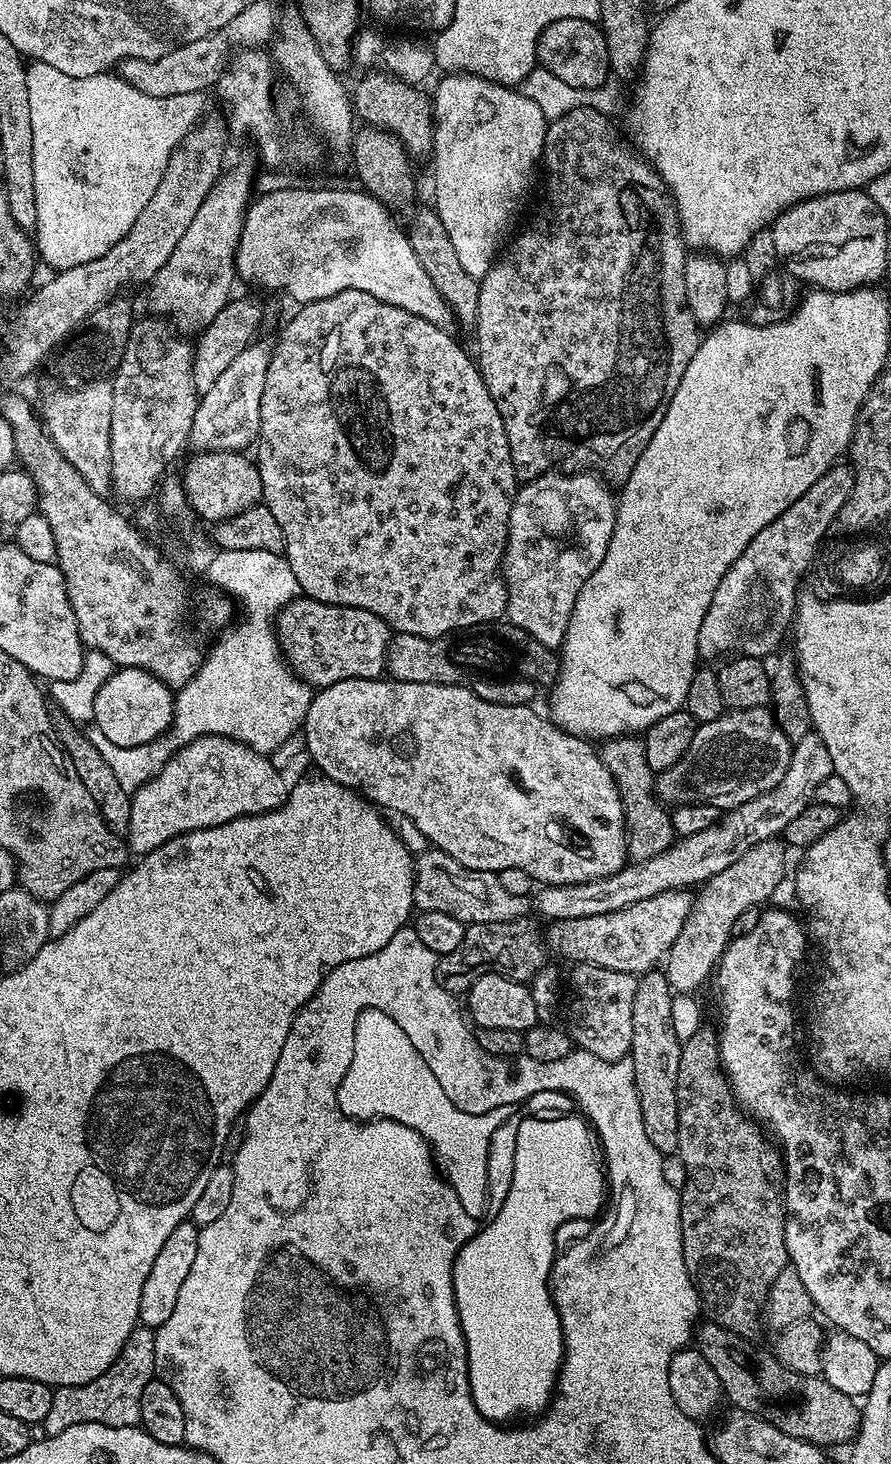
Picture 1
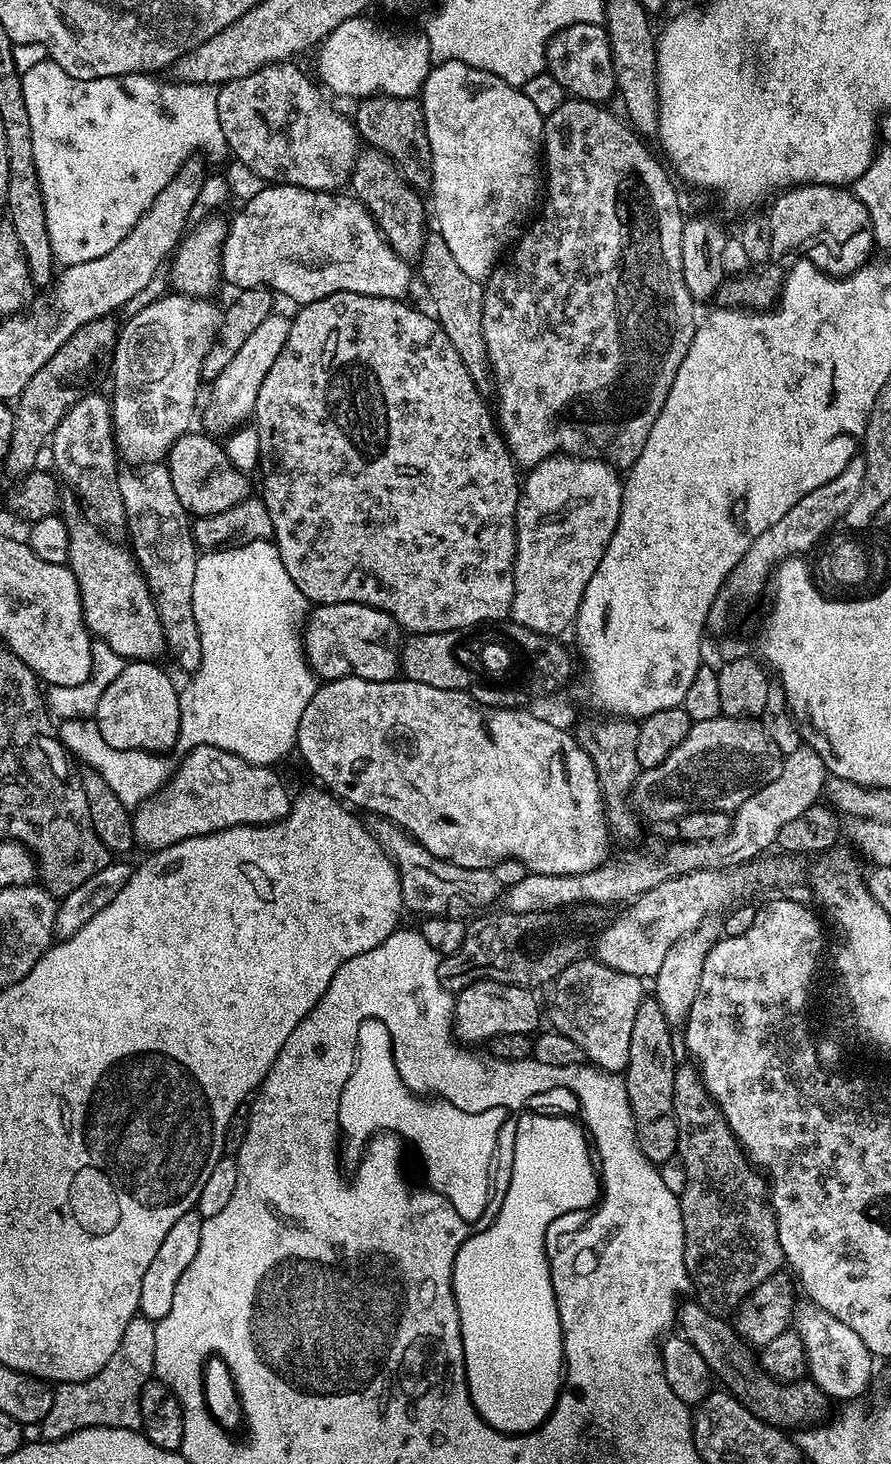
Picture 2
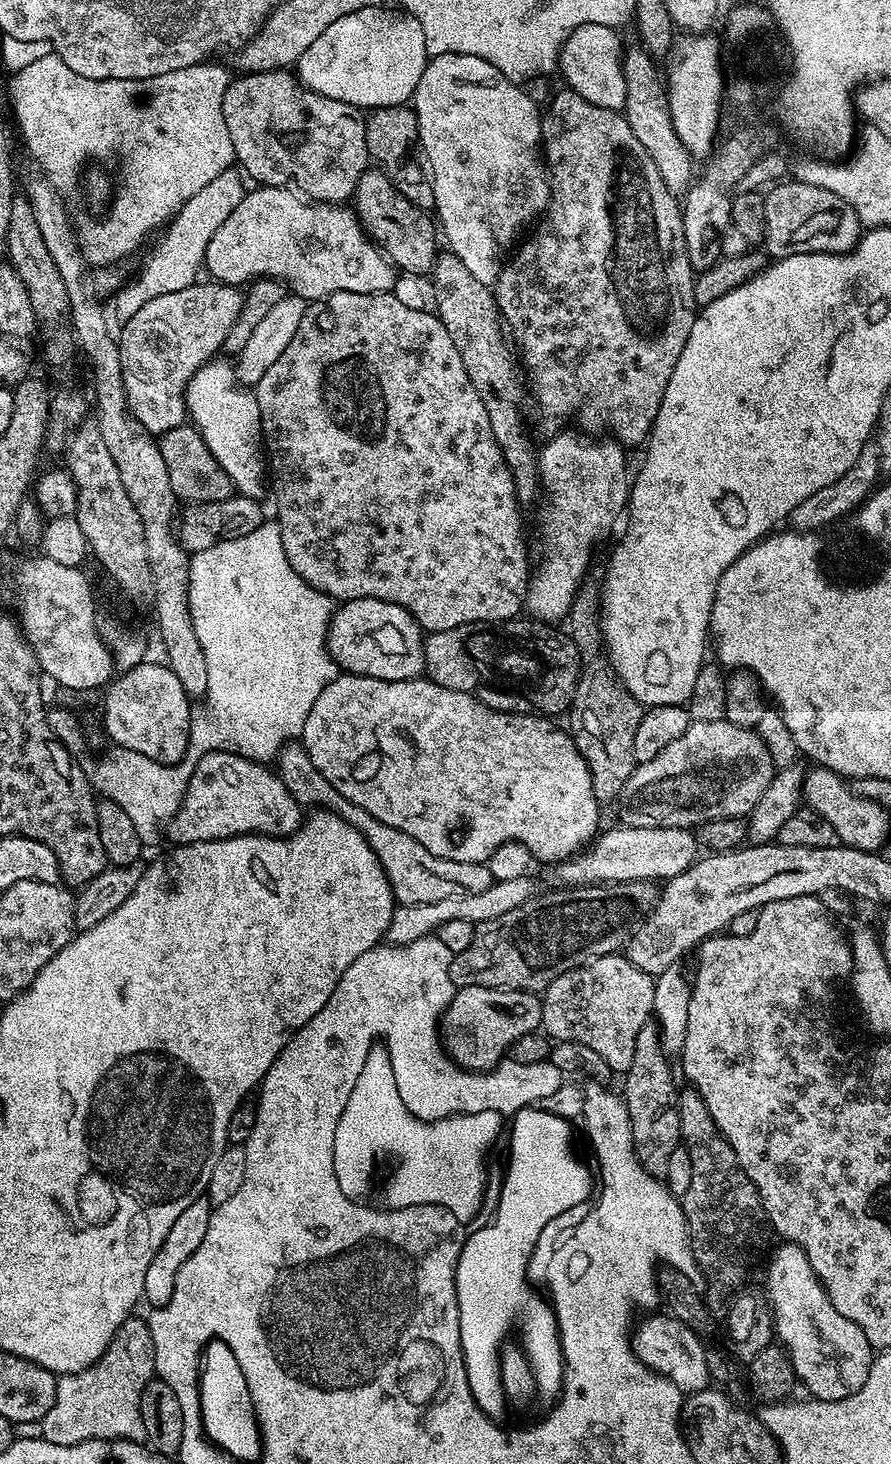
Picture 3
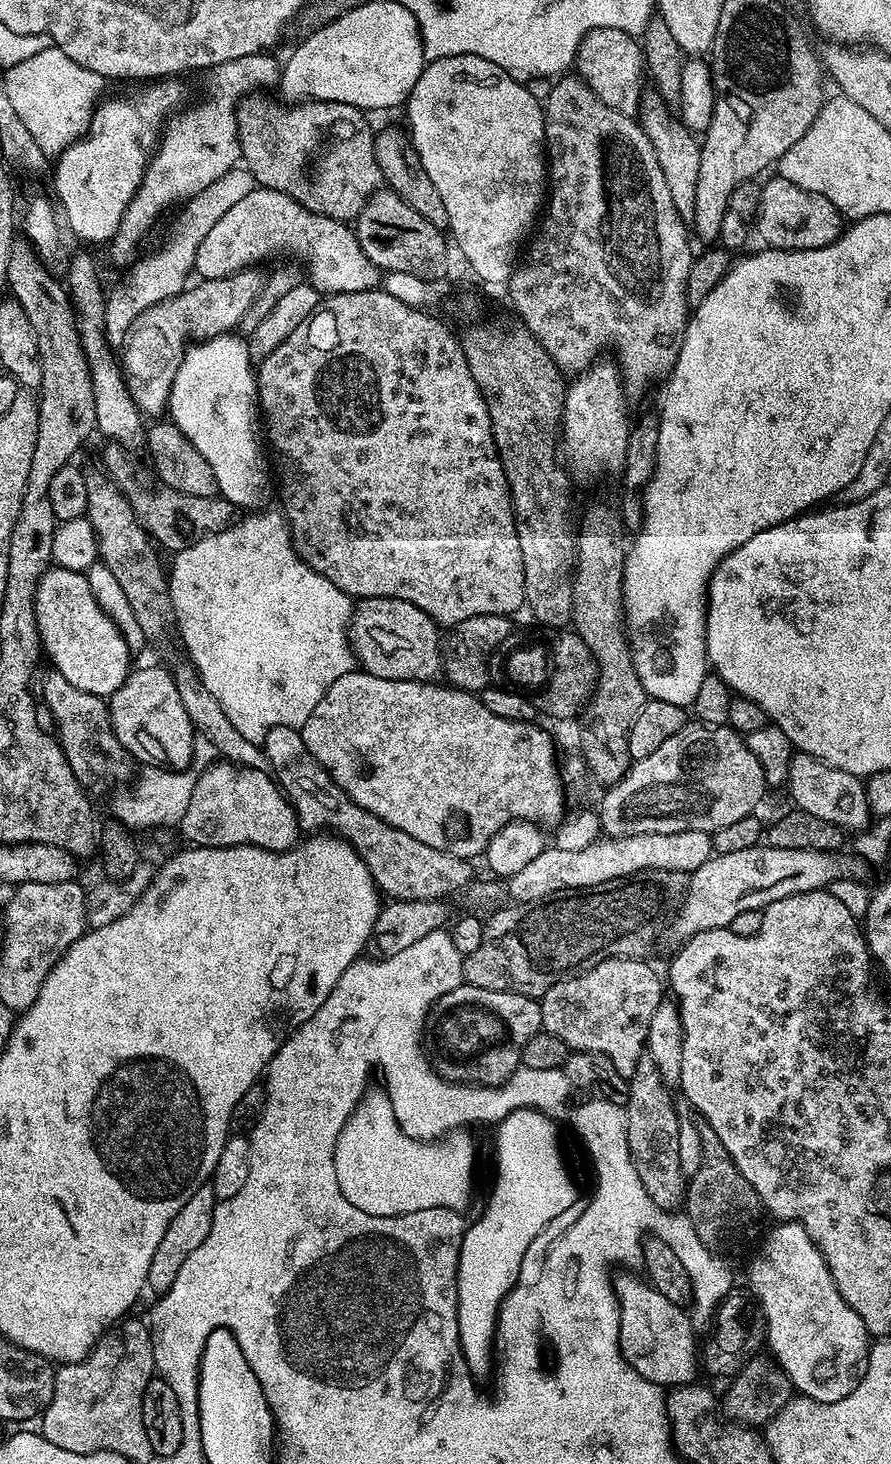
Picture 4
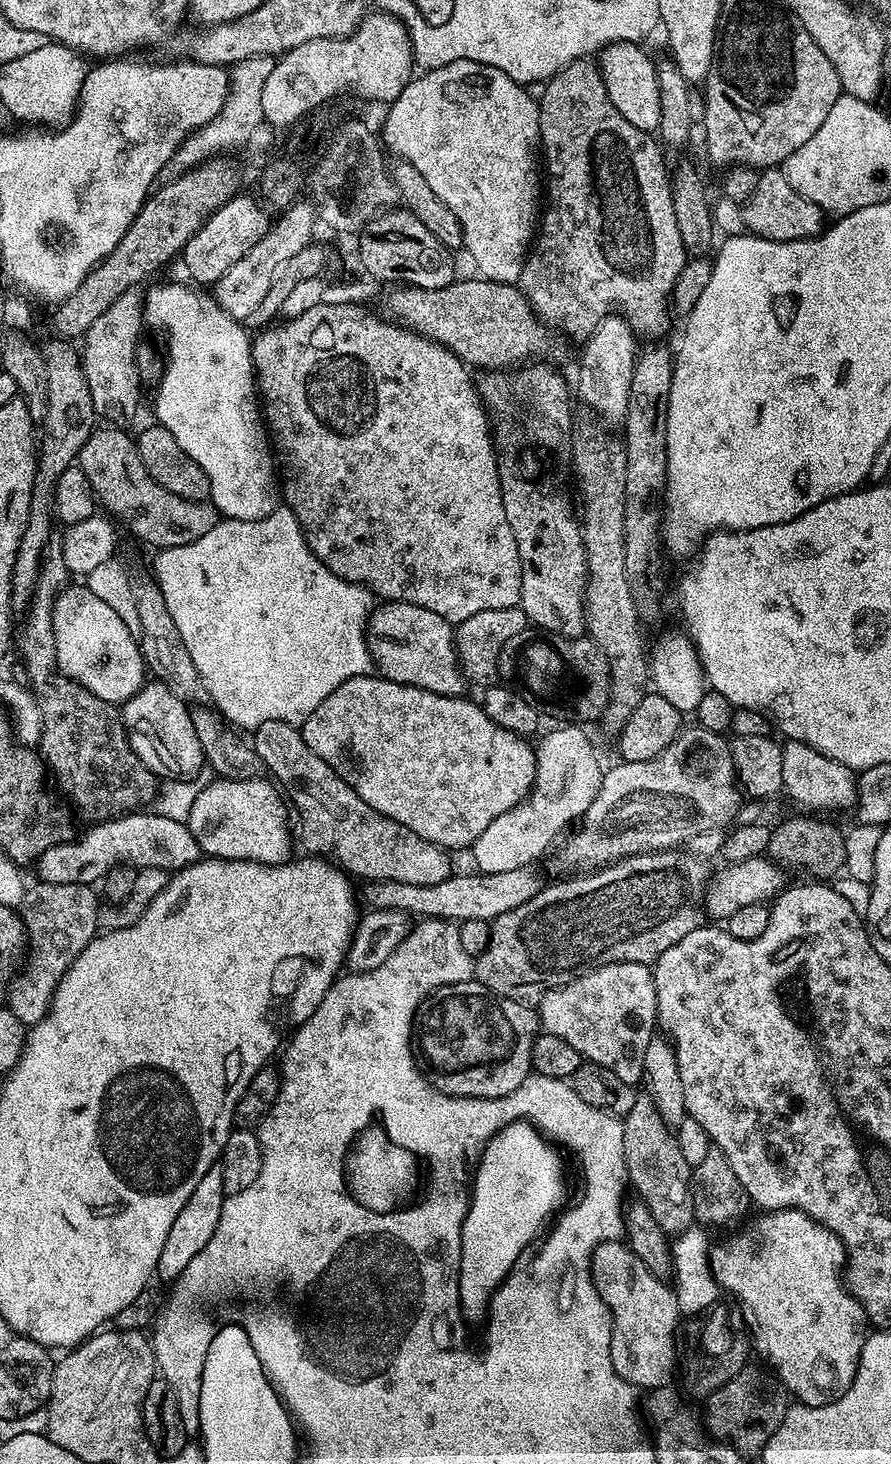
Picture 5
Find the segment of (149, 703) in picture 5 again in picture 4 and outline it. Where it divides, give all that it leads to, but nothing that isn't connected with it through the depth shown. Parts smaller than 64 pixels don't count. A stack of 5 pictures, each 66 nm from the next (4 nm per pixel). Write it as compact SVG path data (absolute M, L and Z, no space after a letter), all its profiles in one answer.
M133 667L126 682L122 682L122 686L118 686L118 690L108 700L108 713L118 742L122 742L122 746L132 755L133 761L153 768L166 768L172 772L187 772L191 767L194 742L198 736L190 715L186 714L186 709L182 706L181 695L178 694L178 686L175 685L171 671L167 672L164 668Z

